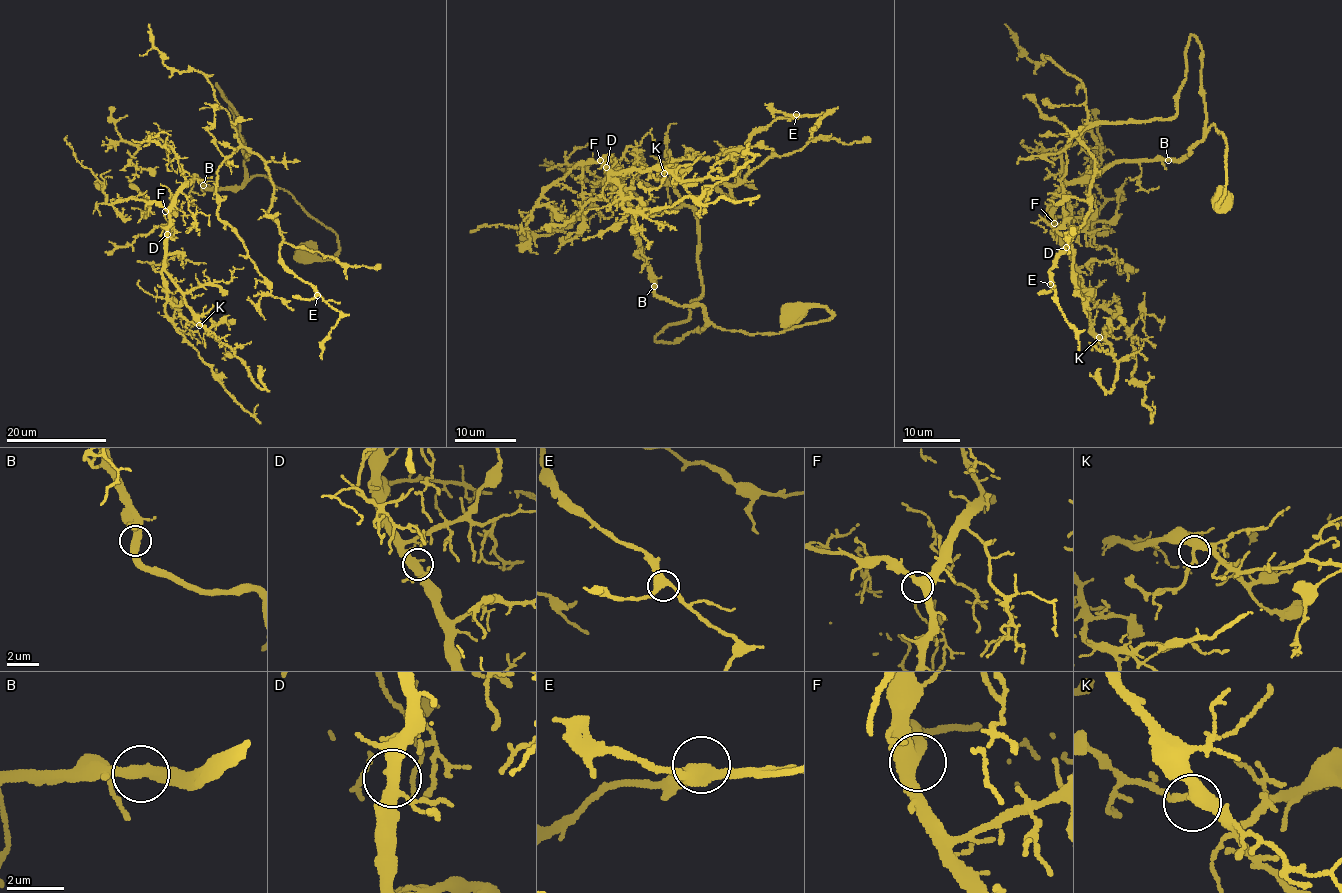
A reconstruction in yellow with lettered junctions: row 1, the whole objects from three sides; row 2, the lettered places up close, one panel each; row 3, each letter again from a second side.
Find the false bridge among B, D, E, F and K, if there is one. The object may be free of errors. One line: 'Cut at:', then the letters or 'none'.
Cut at: none

